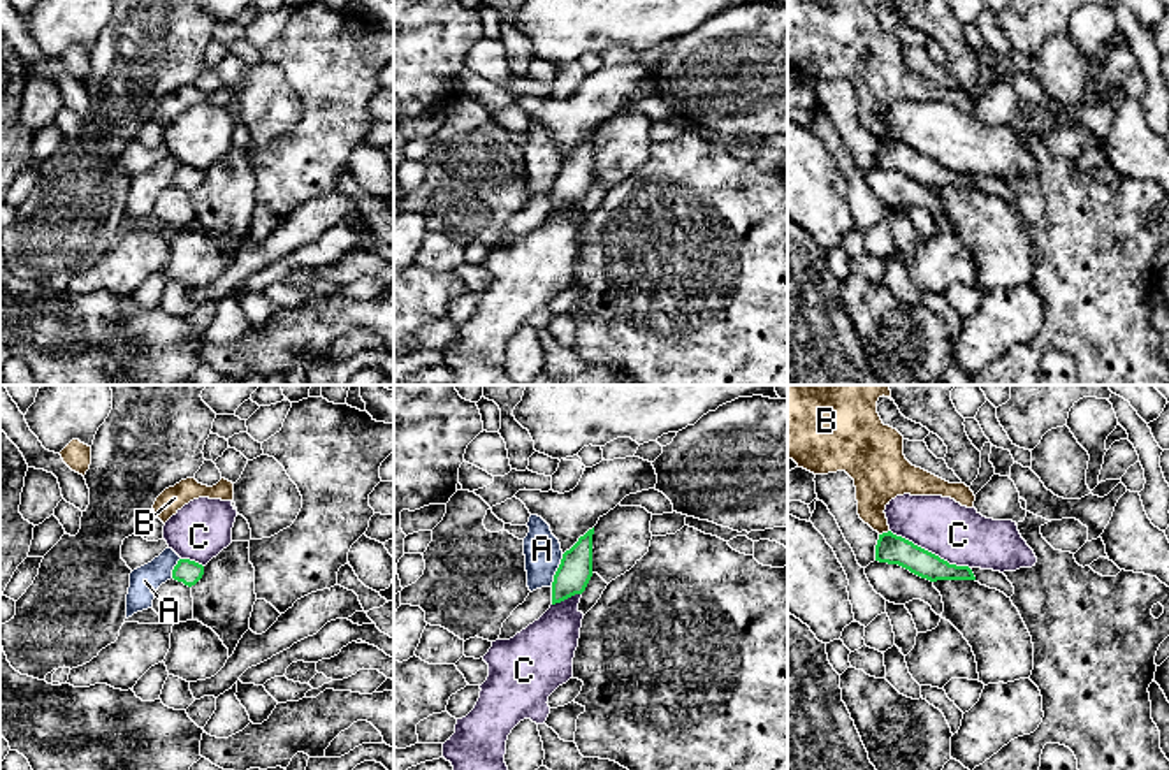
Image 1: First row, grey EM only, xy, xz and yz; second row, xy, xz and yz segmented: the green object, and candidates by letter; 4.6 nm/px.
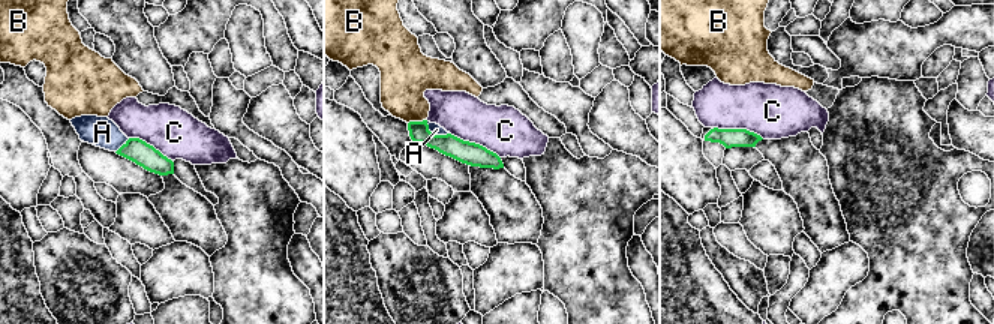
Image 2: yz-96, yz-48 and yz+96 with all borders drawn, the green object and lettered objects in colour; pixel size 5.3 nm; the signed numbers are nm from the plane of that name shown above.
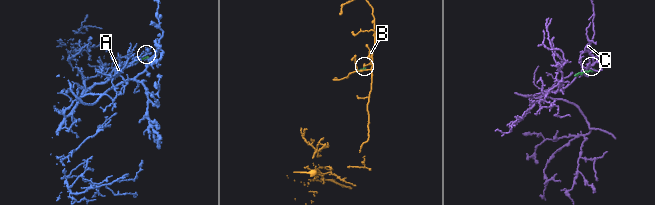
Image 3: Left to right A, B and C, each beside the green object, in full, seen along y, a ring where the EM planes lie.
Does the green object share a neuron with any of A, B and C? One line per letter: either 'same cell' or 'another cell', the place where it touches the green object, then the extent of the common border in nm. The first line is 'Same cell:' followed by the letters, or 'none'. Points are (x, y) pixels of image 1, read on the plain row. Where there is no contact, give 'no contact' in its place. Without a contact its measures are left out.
Same cell: none
A: another cell | xz (558, 176) | 160 nm
B: another cell | yz (883, 139) | 50 nm
C: another cell | yz (930, 159) | 400 nm

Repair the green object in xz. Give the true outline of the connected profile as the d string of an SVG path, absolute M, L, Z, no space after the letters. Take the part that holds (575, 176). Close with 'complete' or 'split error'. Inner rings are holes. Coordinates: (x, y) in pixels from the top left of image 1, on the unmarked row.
M594 134L563 160L552 188L552 211L585 197L592 183L592 141Z | complete

